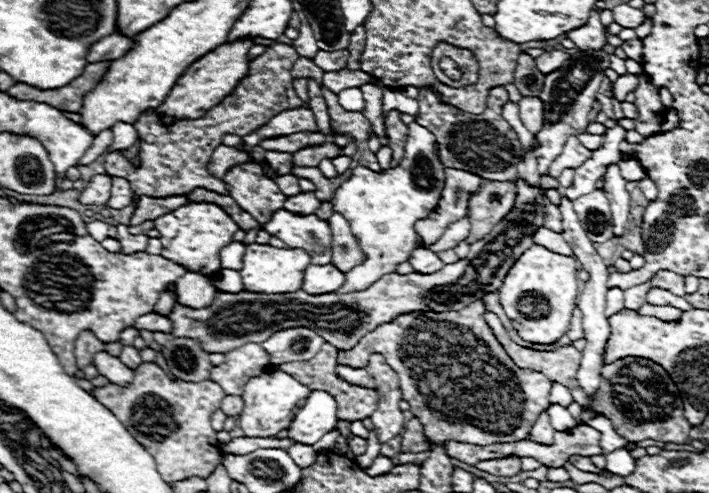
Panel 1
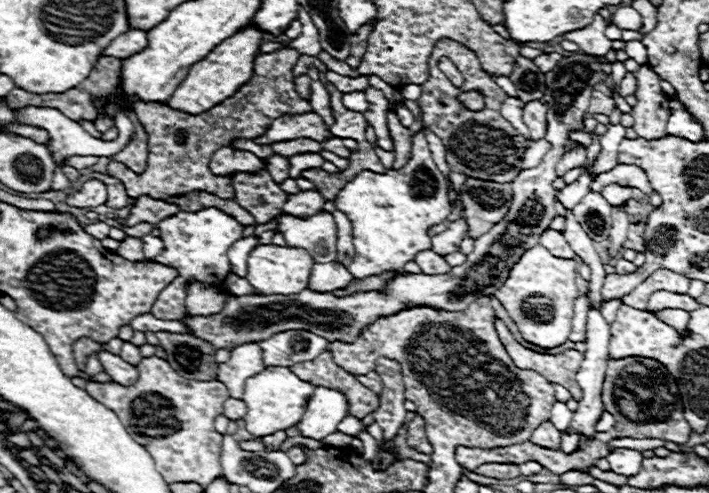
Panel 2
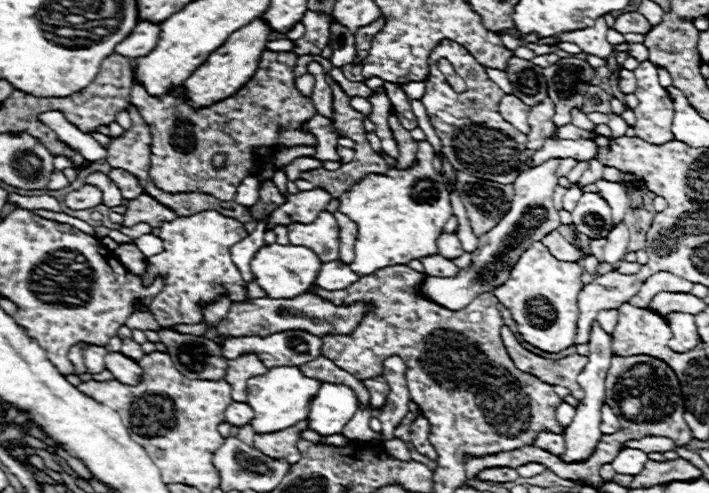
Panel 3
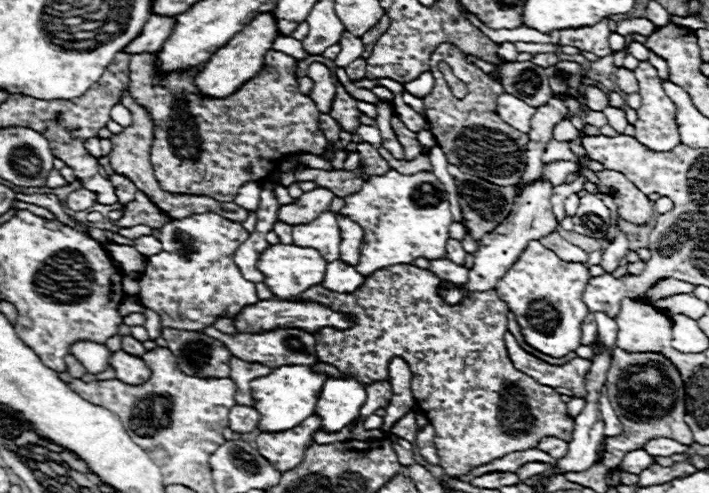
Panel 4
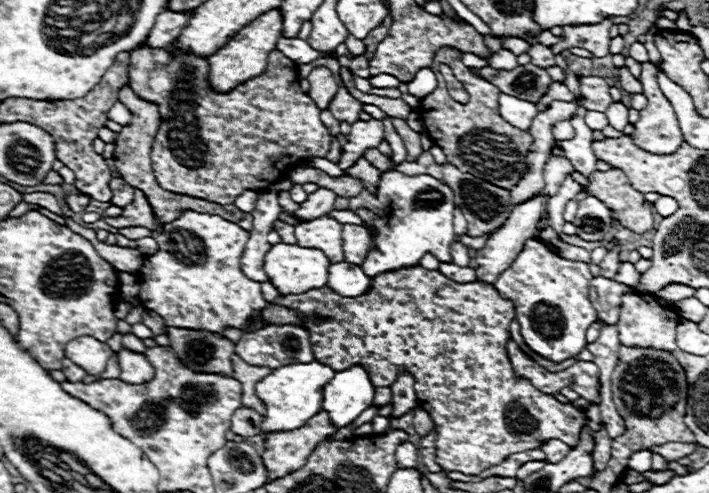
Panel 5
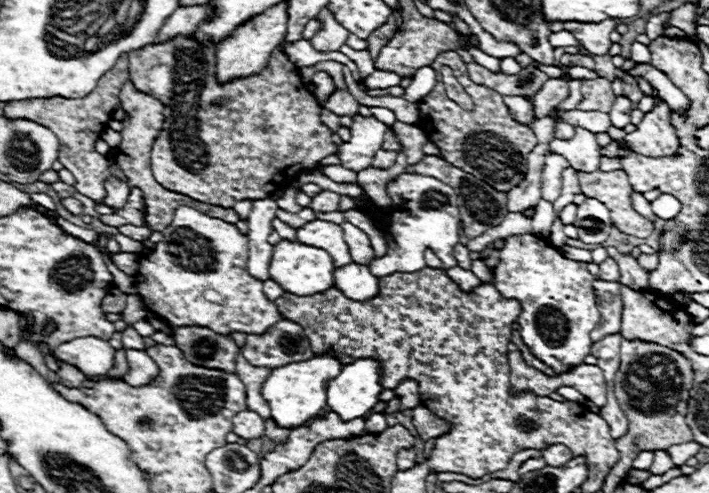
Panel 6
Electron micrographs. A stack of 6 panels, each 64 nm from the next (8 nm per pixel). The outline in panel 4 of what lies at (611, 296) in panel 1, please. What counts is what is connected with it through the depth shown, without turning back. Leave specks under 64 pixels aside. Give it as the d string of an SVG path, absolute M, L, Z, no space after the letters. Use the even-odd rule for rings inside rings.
M596 312L594 314L594 320L598 324L598 336L600 336L600 342L604 342L610 350L616 348L616 318L610 318L606 316L604 312Z

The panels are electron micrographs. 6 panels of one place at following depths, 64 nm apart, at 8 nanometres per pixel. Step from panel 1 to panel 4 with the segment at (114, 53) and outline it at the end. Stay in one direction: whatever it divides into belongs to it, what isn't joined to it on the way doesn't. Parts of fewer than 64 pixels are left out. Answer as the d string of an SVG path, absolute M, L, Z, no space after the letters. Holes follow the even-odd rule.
M152 16L148 26L144 26L140 38L136 42L130 42L124 52L126 54L142 54L142 52L156 52L162 48L164 40L168 38L168 32L172 30L174 18L170 16Z

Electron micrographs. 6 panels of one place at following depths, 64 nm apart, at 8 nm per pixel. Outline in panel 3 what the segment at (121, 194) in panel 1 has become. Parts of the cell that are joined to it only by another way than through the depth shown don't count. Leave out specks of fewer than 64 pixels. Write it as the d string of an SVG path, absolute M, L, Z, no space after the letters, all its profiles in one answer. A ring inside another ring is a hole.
M92 172L92 174L88 174L86 182L88 182L88 184L94 184L94 186L98 186L98 188L102 190L102 194L104 194L104 204L106 204L106 206L112 208L112 206L124 204L124 198L120 196L120 188L118 188L106 174L102 174L102 172Z

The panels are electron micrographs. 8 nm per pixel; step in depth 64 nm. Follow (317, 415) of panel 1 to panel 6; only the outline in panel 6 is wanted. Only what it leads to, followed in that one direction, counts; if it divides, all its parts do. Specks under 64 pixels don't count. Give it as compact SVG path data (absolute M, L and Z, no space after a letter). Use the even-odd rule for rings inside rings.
M356 360L344 366L344 370L332 382L328 382L326 406L330 406L332 412L336 412L346 422L364 416L378 402L378 394L382 390L378 378L380 378L380 364L374 360Z

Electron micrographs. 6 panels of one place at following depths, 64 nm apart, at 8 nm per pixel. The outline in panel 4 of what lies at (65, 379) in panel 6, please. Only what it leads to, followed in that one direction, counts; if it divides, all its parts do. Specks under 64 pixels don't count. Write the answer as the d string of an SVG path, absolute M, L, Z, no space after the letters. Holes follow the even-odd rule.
M72 354L66 356L66 366L68 366L68 374L70 374L72 378L82 378L82 376L86 374L86 368L84 368Z

